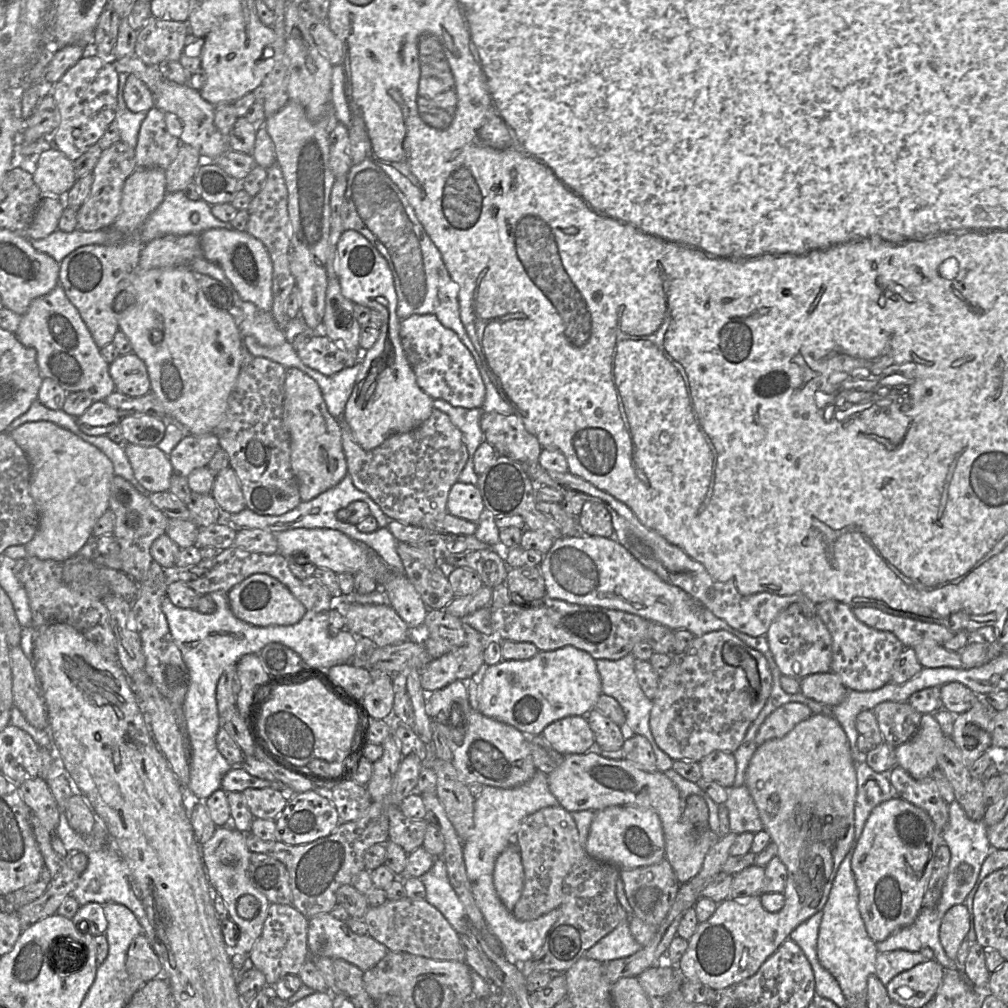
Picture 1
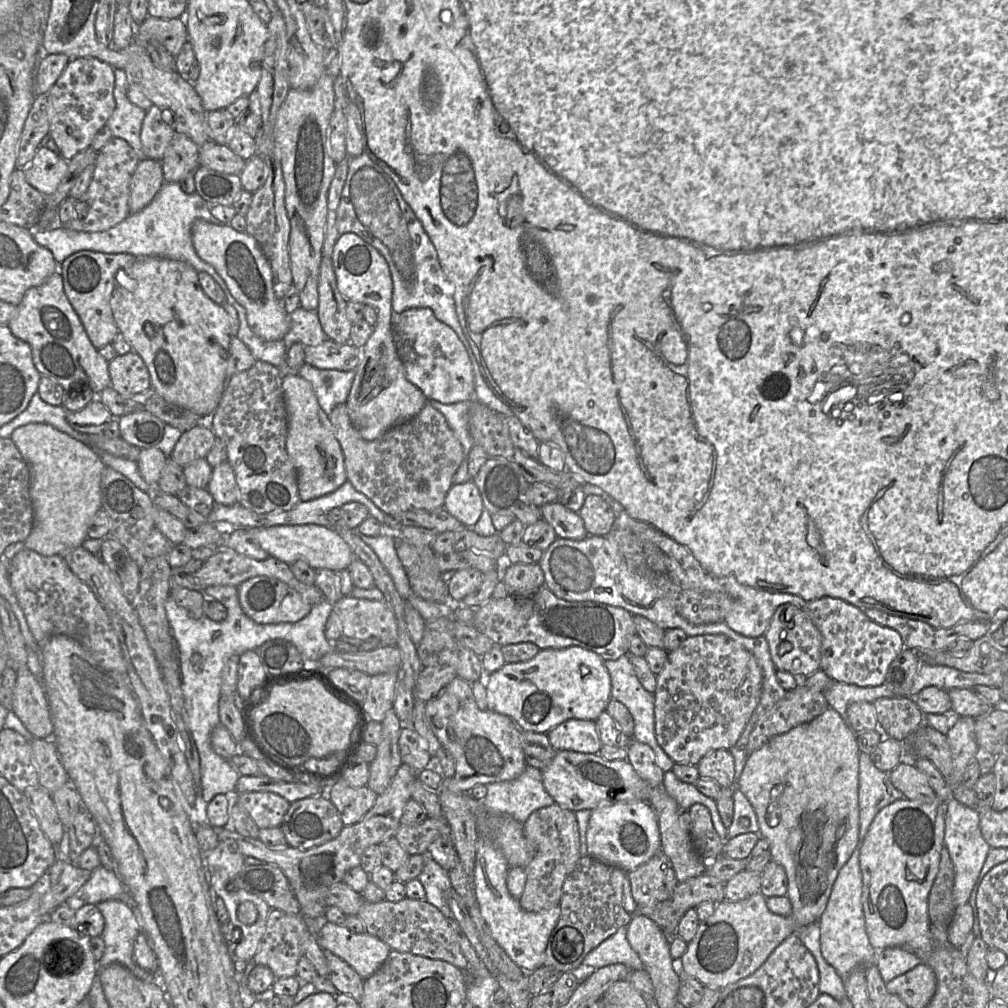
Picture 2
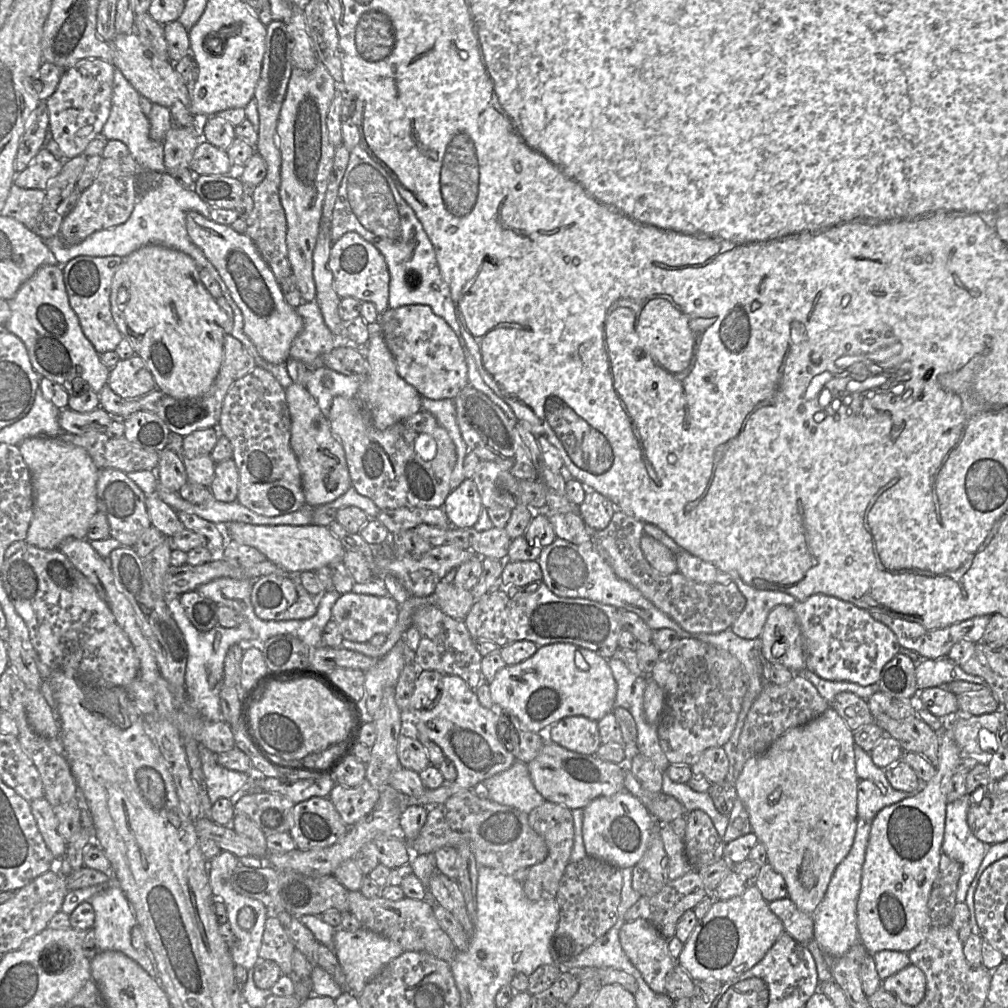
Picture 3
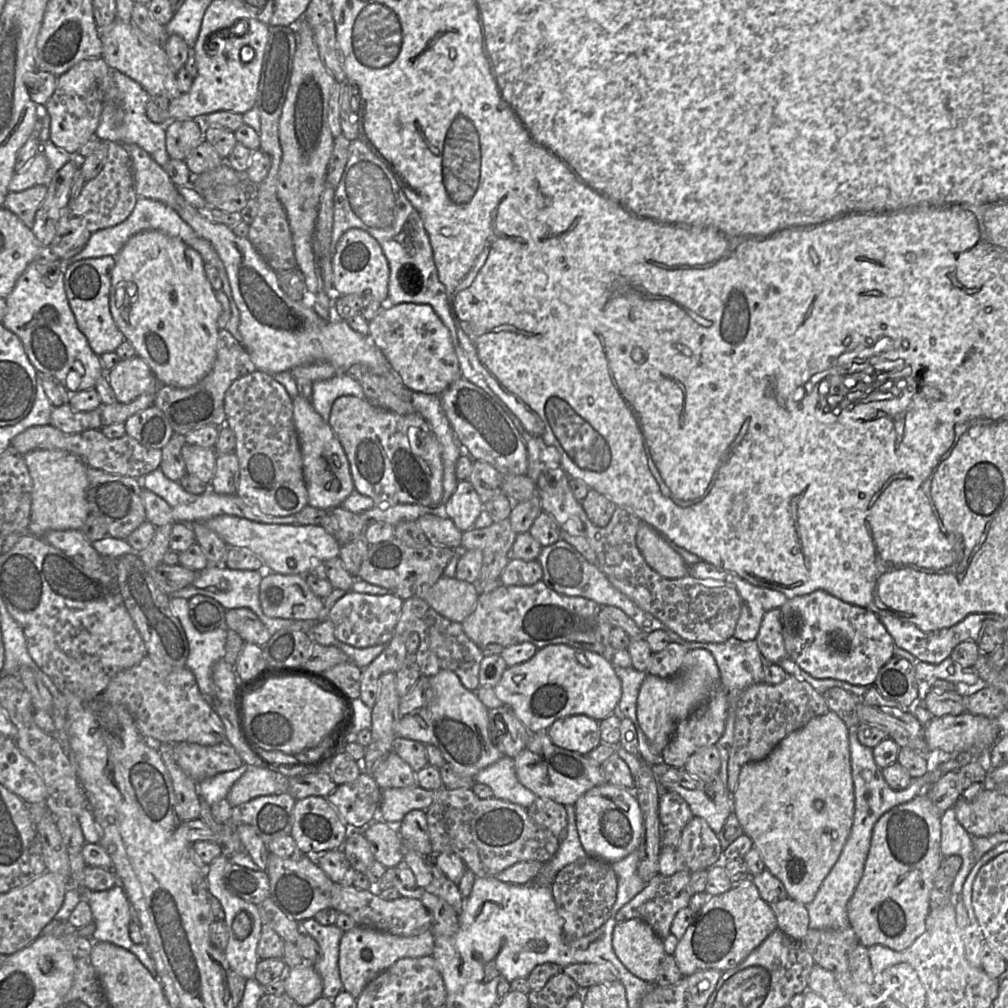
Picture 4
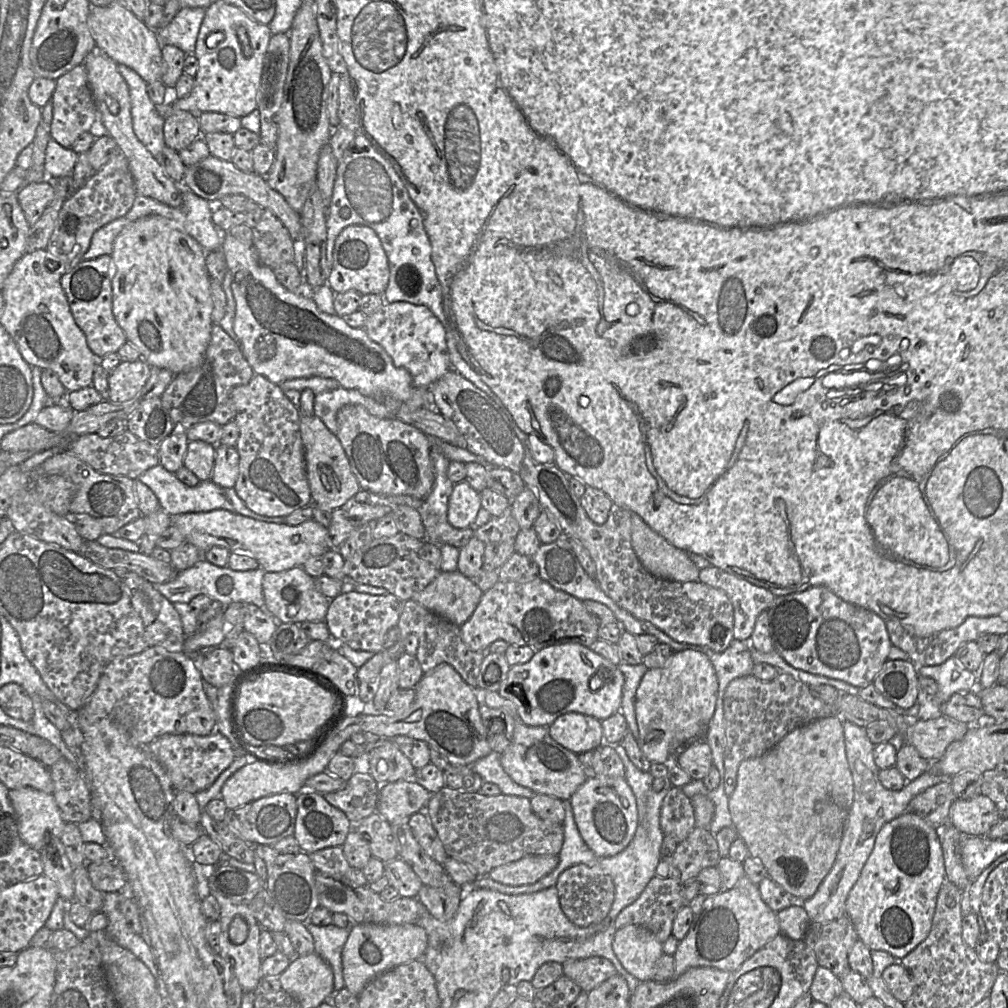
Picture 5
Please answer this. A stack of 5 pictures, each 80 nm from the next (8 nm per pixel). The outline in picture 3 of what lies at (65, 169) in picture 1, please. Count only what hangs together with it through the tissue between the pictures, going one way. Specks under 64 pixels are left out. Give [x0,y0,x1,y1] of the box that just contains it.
[13,147,63,190]

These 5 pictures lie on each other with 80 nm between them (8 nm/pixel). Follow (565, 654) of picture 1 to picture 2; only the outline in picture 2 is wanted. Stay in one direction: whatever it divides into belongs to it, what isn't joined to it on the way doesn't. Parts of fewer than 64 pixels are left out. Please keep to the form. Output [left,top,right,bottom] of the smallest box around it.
[487,646,611,733]

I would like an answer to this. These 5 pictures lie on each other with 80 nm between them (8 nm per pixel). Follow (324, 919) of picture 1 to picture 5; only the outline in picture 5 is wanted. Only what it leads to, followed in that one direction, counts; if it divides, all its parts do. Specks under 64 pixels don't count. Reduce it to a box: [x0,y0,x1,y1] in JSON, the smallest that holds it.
[342,924,427,996]

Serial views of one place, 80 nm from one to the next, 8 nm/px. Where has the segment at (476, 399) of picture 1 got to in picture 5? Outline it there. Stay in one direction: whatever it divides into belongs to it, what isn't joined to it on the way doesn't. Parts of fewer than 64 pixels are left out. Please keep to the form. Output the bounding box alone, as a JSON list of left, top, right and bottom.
[364,301,452,387]

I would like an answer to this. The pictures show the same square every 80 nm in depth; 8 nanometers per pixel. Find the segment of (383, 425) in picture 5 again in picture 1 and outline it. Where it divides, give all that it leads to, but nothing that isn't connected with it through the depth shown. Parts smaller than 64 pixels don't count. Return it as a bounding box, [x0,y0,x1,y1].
[339,408,468,528]

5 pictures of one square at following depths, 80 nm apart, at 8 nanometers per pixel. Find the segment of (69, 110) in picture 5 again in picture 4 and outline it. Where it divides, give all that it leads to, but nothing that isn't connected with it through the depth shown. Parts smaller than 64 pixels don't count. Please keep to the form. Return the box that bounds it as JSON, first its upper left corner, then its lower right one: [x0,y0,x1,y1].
[44,57,110,155]

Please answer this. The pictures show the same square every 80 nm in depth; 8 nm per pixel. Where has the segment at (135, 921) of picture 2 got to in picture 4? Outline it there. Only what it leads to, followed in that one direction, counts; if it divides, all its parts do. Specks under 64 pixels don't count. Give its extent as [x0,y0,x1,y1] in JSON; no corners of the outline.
[82,884,160,981]

